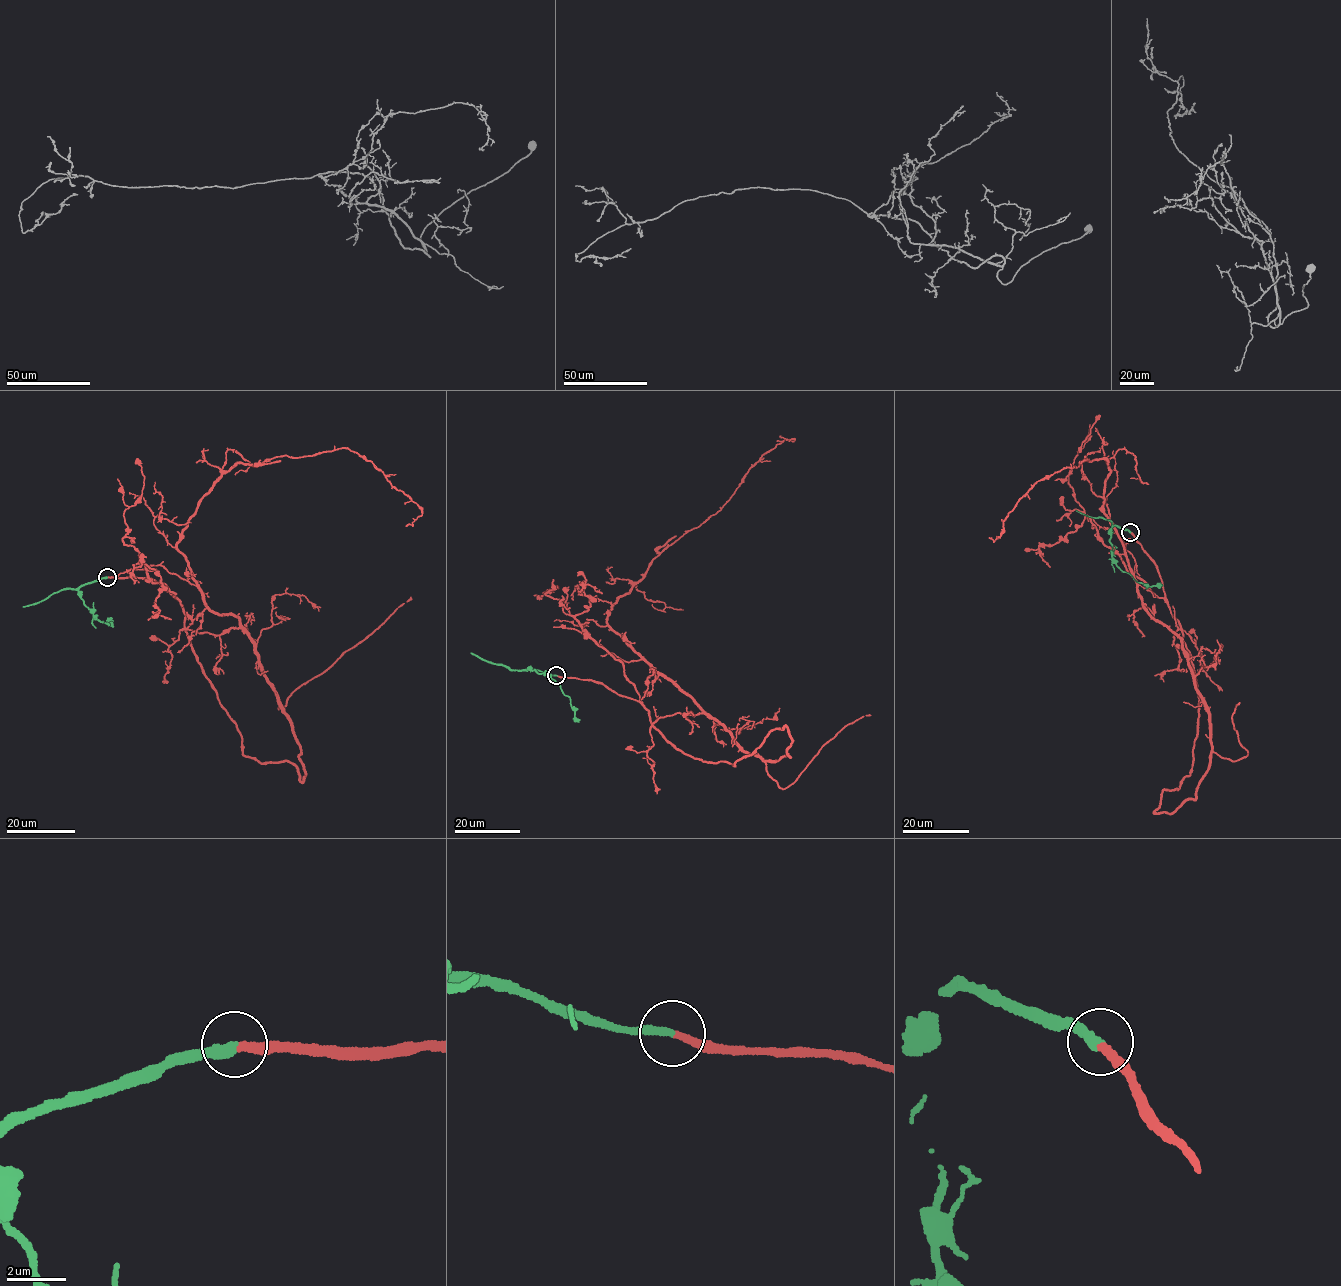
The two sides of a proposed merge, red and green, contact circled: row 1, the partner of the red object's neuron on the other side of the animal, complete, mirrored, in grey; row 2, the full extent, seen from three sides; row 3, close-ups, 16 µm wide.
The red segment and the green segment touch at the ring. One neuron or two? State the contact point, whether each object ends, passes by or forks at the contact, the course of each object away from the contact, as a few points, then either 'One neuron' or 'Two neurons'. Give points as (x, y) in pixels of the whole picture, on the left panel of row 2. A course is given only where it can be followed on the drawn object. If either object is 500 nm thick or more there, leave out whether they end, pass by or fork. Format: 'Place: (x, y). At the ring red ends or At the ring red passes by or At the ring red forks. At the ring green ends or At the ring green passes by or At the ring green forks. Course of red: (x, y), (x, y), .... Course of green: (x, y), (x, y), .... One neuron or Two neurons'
Place: (107, 577). At the ring red ends. At the ring green ends. Course of red: (107, 577), (239, 627), (177, 545), (216, 478), (280, 456), (349, 449), (421, 510), (405, 526). Course of green: (107, 577), (88, 582), (79, 590), (84, 605), (94, 616), (109, 625), (111, 617). One neuron

